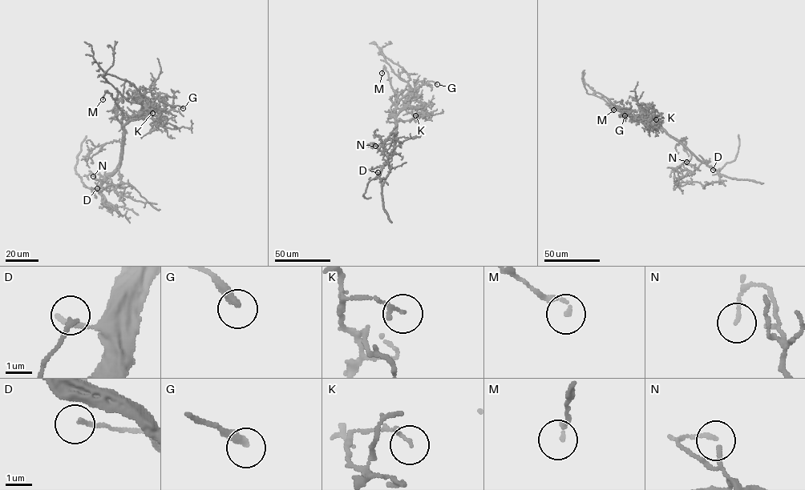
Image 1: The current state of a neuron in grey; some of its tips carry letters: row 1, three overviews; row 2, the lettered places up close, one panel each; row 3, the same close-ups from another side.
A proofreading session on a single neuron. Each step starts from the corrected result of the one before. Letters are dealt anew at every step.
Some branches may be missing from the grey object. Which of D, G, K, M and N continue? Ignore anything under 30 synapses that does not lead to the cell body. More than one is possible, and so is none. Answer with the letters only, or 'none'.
none

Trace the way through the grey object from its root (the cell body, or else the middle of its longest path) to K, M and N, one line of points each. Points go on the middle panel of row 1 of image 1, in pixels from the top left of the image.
K: (395, 130), (397, 121), (409, 121), (415, 115)
M: (395, 130), (396, 98), (385, 66), (382, 73)
N: (395, 130), (394, 152), (386, 162), (388, 158), (375, 146)

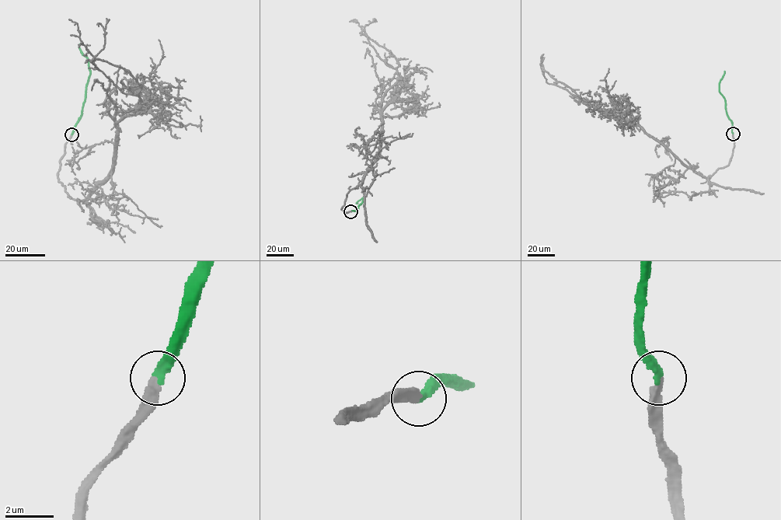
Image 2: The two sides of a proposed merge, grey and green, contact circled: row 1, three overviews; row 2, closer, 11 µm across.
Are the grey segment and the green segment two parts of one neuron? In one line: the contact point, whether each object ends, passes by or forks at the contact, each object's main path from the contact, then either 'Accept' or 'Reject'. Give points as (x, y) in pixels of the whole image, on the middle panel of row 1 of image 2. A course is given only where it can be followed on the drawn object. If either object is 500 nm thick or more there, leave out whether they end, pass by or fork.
Place: (350, 211). At the ring grey ends. At the ring green ends. Course of grey: (350, 211), (342, 207), (378, 154), (381, 102), (398, 79), (370, 44), (364, 27), (370, 21). Course of green: (350, 211), (356, 211), (364, 198), (357, 203). Accept

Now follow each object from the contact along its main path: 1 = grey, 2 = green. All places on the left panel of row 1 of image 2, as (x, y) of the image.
1: (71, 134), (58, 181), (84, 200), (112, 168), (116, 113), (141, 105), (91, 61), (103, 47), (99, 26)
2: (71, 134), (81, 113), (90, 74), (88, 59), (79, 47), (81, 43)

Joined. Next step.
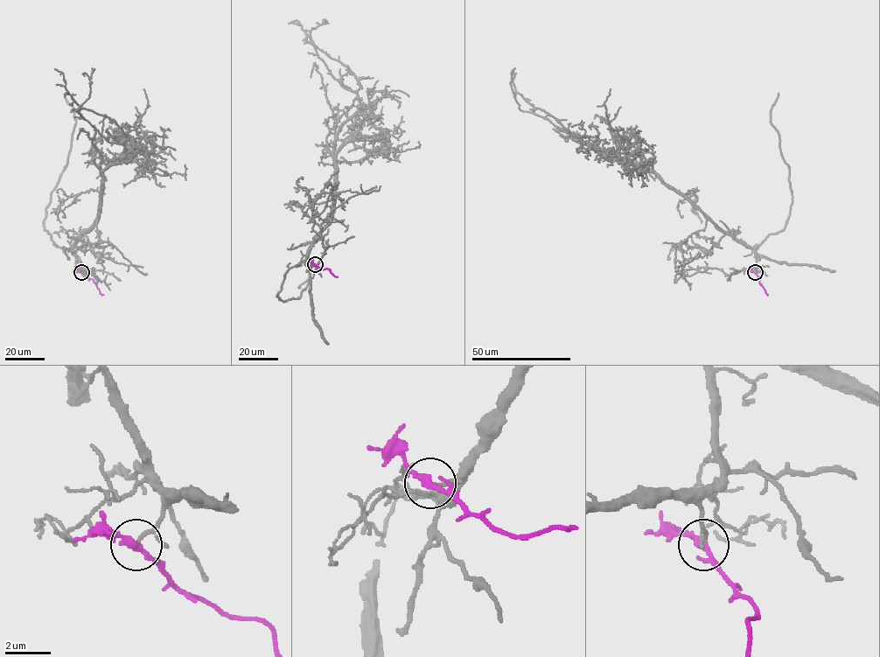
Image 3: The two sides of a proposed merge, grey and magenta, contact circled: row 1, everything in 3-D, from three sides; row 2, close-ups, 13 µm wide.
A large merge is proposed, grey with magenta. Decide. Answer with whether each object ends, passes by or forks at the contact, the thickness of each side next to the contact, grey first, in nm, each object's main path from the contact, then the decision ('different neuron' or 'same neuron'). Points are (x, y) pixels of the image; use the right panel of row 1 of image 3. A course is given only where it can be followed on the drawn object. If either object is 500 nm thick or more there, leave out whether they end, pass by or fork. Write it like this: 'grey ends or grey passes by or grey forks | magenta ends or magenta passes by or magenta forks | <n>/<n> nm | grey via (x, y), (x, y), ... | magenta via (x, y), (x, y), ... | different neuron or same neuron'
grey passes by | magenta passes by | 110/280 nm | grey via (755, 272), (751, 248), (654, 173), (603, 158), (545, 118), (522, 111), (513, 75) | magenta via (755, 272), (767, 295) | same neuron

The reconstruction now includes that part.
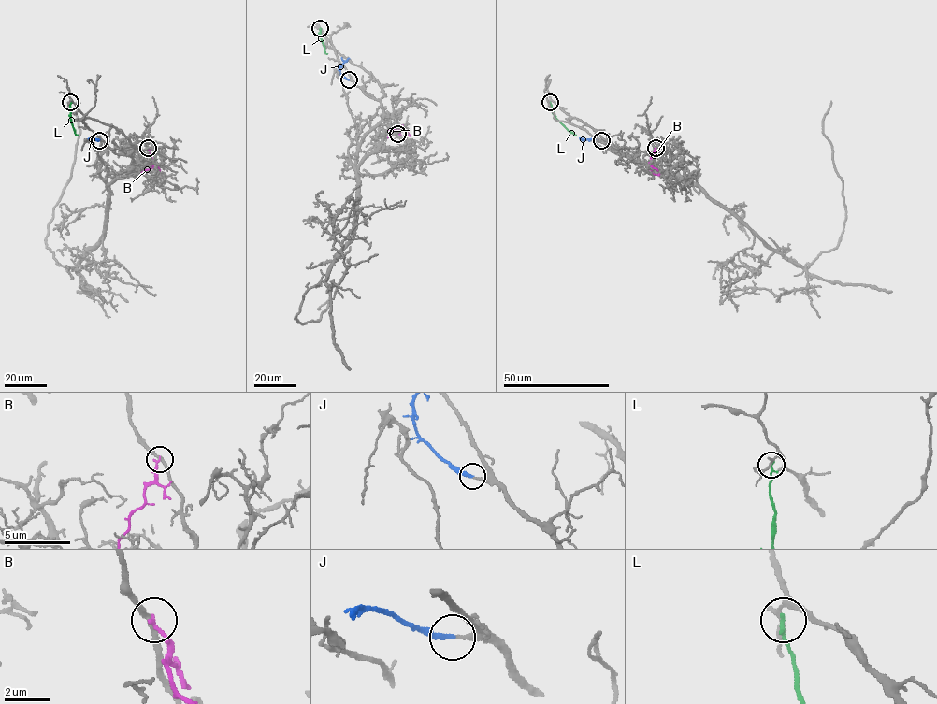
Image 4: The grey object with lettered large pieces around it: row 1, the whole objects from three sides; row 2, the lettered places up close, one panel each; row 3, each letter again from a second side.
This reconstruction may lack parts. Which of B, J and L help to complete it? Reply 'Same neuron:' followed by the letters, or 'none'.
Same neuron: J

